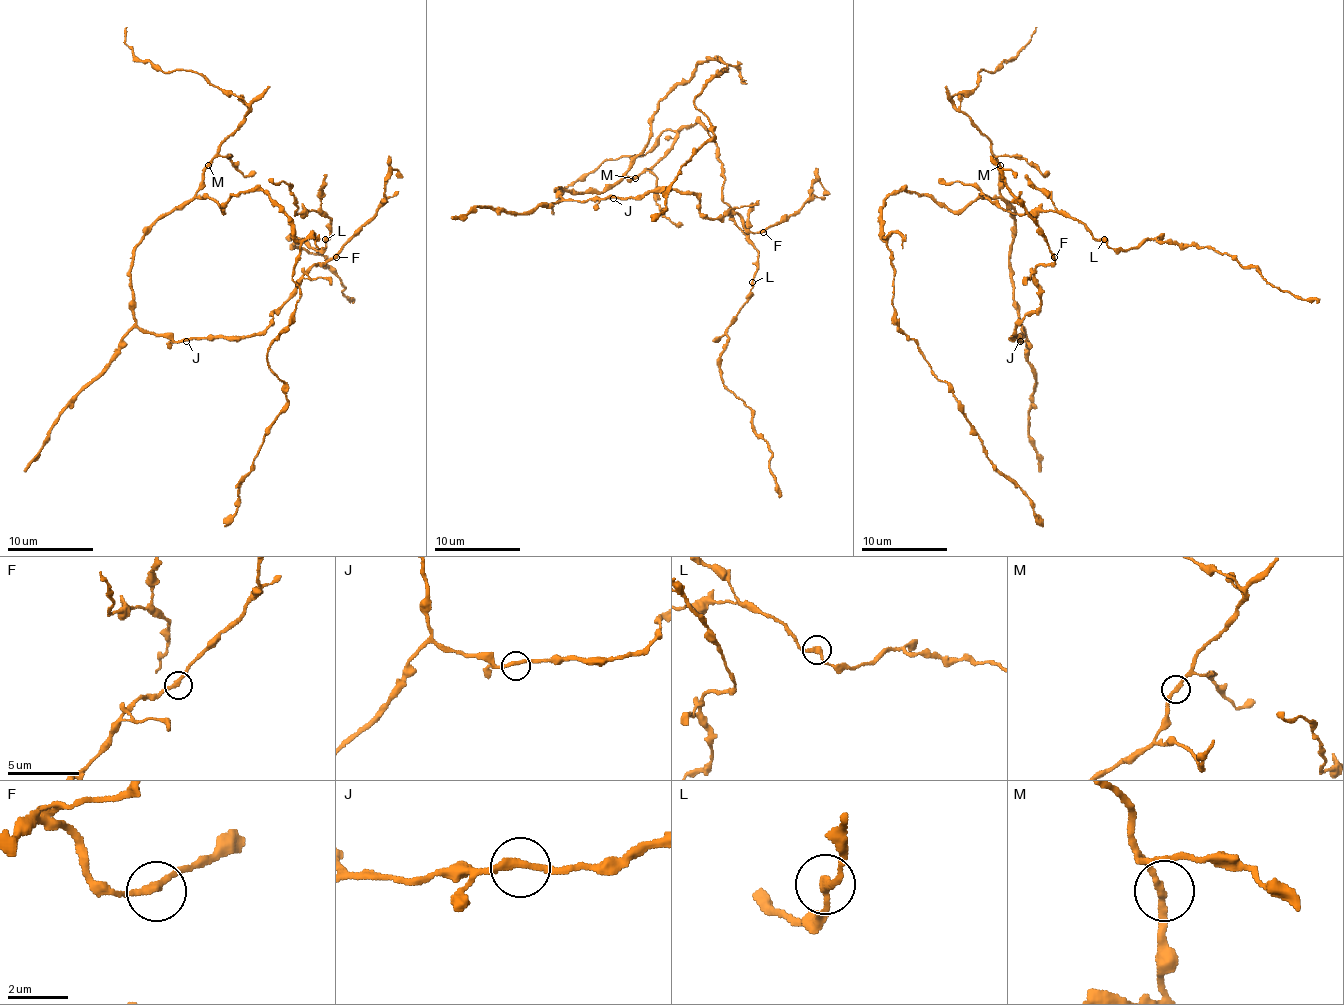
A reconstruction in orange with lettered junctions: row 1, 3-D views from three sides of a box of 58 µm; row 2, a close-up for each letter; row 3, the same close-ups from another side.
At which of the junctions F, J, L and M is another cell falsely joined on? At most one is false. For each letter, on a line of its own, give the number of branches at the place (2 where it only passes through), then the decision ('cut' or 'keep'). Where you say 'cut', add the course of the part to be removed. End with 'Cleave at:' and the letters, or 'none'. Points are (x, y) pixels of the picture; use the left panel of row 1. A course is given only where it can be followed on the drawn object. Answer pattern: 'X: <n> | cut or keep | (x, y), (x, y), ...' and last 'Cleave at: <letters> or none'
F: 2 | keep
J: 2 | keep
L: 2 | keep
M: 2 | keep
Cleave at: none

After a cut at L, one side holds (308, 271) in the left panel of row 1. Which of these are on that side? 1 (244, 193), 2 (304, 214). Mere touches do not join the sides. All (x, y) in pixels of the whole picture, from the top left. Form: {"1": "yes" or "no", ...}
{"1": "yes", "2": "no"}

